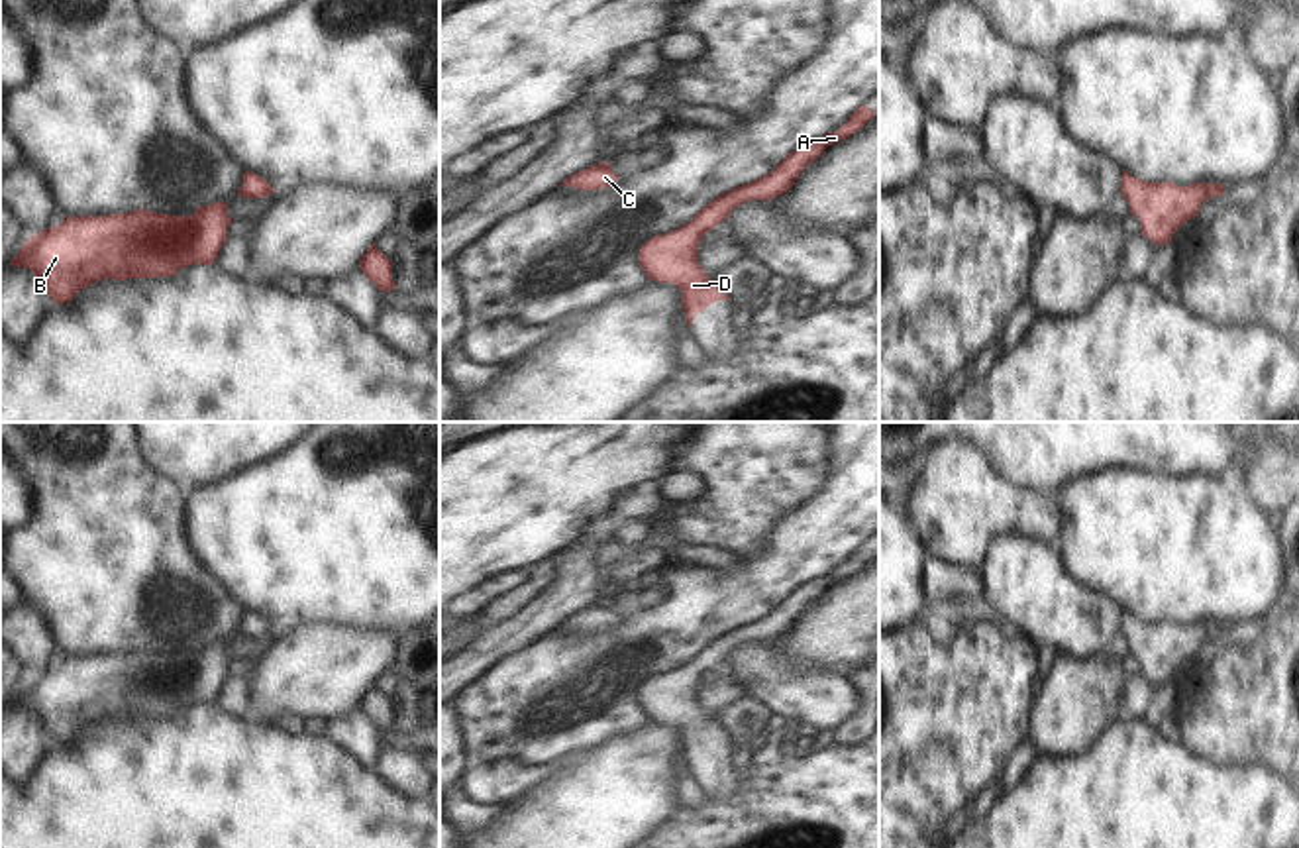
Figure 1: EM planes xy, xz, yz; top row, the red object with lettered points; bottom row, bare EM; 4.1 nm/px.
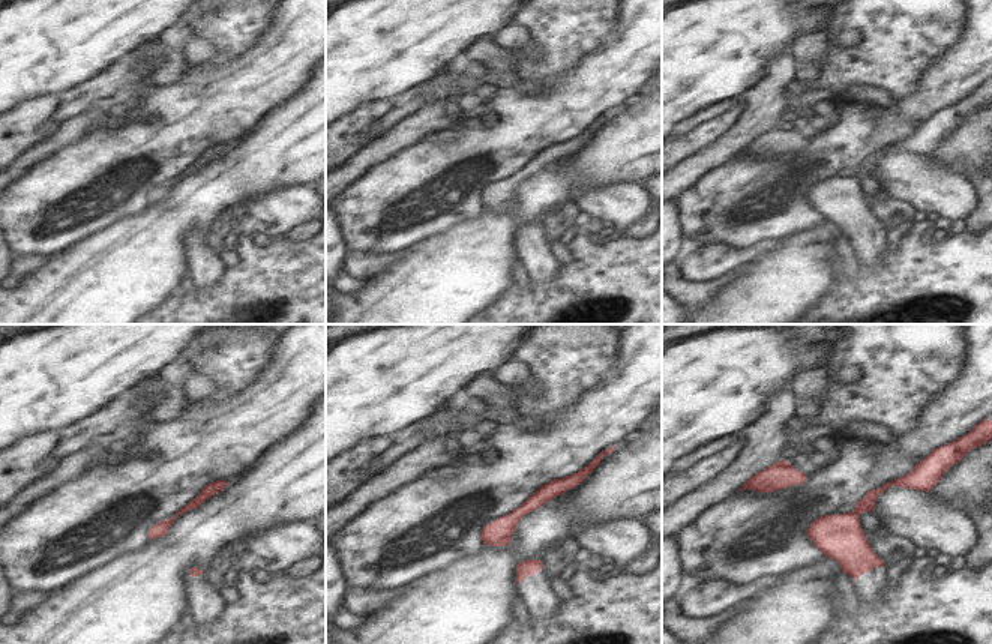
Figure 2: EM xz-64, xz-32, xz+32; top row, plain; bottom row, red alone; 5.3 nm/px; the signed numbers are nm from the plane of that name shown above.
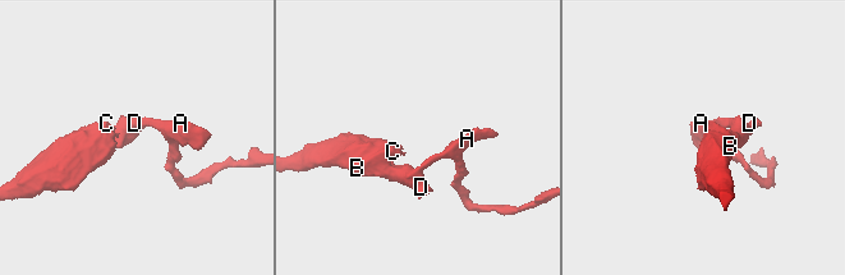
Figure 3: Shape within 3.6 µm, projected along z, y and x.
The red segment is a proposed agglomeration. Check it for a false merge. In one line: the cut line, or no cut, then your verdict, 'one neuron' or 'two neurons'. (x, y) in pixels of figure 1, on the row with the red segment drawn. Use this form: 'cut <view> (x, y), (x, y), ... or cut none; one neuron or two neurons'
cut none; one neuron

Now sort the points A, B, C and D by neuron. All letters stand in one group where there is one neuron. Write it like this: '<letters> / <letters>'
A B C D

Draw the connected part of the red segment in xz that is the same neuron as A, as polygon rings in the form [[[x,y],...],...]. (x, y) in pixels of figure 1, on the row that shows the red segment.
[[[861,104],[838,132],[818,137],[808,145],[799,145],[769,175],[724,192],[695,214],[689,224],[683,224],[675,232],[655,236],[638,249],[638,265],[648,279],[679,287],[685,326],[691,326],[693,318],[716,300],[728,300],[722,287],[710,281],[699,265],[697,251],[701,238],[724,222],[736,206],[750,200],[771,200],[787,192],[797,177],[828,145],[850,137],[873,116],[873,110]]]

